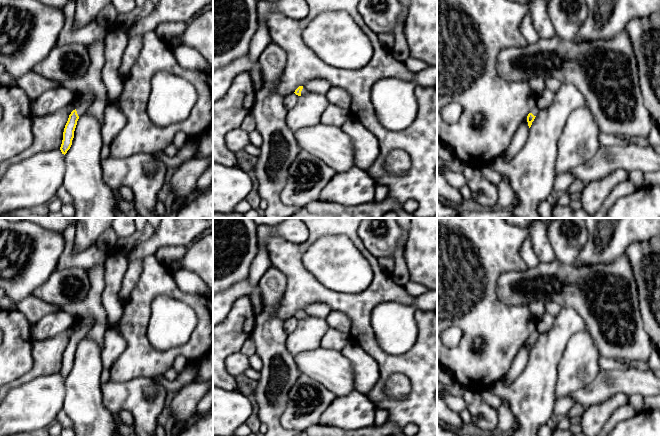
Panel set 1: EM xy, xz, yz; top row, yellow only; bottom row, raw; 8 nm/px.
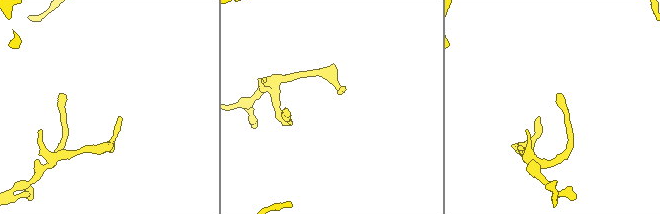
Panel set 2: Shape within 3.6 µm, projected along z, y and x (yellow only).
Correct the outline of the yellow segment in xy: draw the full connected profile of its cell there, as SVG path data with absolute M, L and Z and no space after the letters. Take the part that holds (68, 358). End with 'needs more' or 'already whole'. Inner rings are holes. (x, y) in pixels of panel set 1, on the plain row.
M84 327L80 329L78 332L73 334L69 339L68 345L65 349L63 356L63 364L60 371L62 378L66 378L72 369L72 364L74 362L74 355L77 349L77 345L81 339L83 339L86 334L90 331L92 327Z | needs more

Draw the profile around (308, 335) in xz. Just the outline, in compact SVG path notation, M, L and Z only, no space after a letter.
M308 315L307 318L299 320L295 331L288 334L286 348L293 357L315 350L320 347L321 340L329 329L326 319Z

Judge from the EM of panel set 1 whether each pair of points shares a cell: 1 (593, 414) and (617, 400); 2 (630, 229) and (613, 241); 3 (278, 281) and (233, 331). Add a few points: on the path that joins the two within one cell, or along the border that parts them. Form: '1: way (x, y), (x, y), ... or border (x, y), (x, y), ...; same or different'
1: way (599, 414), (611, 405); same
2: way (626, 229), (617, 237); same
3: border (256, 315), (254, 329), (250, 336); different

